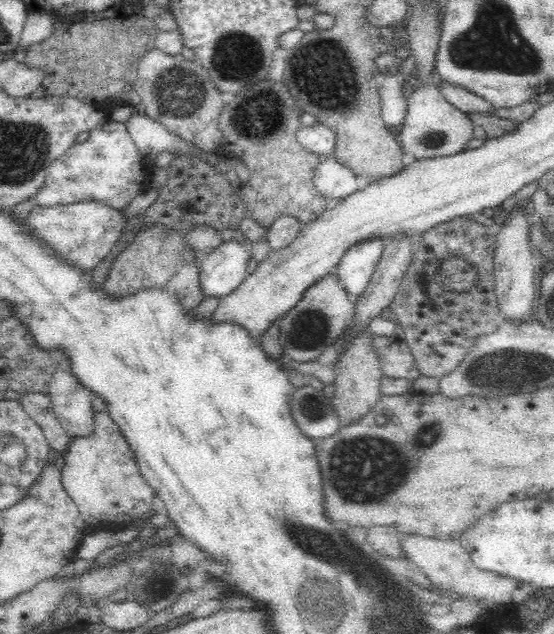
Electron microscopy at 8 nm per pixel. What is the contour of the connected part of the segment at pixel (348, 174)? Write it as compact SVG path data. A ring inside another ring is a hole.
M332 156L314 169L313 183L323 202L340 200L358 190L353 170L342 166Z

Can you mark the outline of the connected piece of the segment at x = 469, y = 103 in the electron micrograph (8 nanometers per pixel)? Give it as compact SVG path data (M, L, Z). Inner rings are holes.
M444 80L442 81L442 84L437 87L442 93L442 96L444 96L454 108L457 108L462 112L493 116L493 112L498 110L496 106L493 106L493 104L487 100L480 98L480 96L476 96L476 94L464 87L450 84Z

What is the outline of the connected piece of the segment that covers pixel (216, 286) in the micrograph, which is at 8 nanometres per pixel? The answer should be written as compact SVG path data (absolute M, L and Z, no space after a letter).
M234 239L224 241L199 265L199 281L204 296L223 297L230 294L246 278L248 260L252 256L250 242L242 244Z

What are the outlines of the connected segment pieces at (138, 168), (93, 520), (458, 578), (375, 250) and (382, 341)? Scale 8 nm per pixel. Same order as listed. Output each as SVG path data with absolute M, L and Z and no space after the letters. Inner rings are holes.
M105 119L82 144L74 144L47 168L44 184L35 194L37 206L72 202L103 202L125 208L147 187L149 160L140 154L124 122Z
M108 412L95 414L92 434L71 439L64 460L62 487L77 504L89 531L124 529L128 520L144 518L150 512L155 492L144 481L128 441Z
M405 535L401 538L400 546L408 560L407 568L426 575L437 589L443 588L449 590L450 593L458 592L458 594L474 597L491 606L504 602L508 604L519 596L518 585L520 582L476 568L470 555L457 538L442 540L420 535Z
M373 238L353 244L335 268L340 283L350 301L355 302L366 290L385 247L383 238Z
M373 336L372 345L379 357L383 377L416 380L420 375L414 356L404 340L391 337Z

